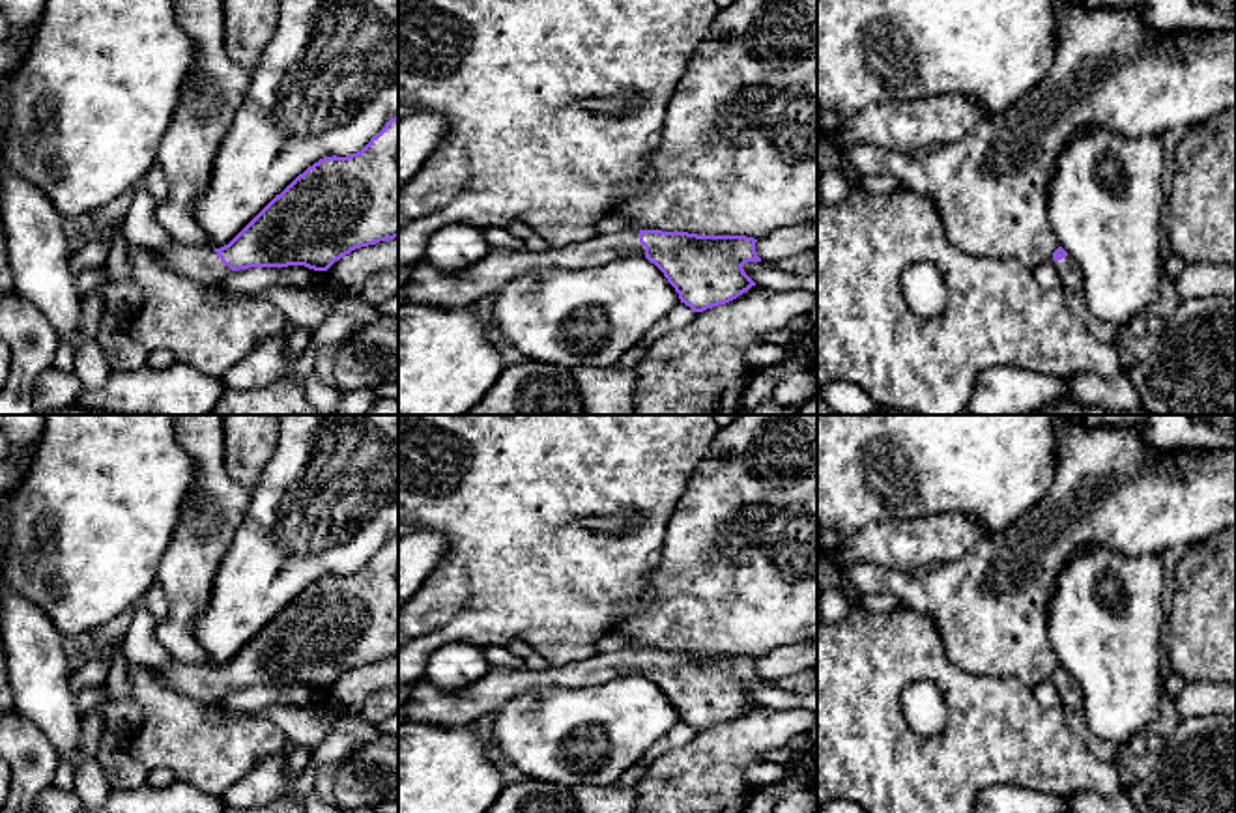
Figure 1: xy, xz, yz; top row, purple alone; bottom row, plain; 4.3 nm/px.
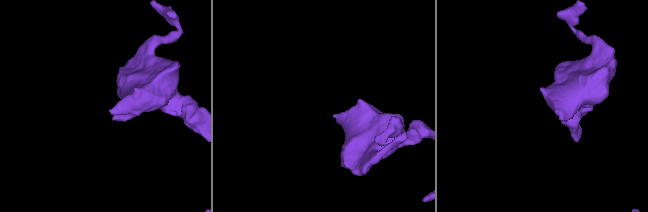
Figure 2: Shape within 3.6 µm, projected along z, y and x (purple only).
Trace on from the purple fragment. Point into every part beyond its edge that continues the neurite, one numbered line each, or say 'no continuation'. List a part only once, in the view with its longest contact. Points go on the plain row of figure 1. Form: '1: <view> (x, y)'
1: xy (201, 683)

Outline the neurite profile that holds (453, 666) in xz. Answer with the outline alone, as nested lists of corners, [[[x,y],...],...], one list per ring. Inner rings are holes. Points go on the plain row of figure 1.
[[[447,643],[426,662],[426,678],[441,690],[462,690],[488,673],[484,649],[473,643]]]

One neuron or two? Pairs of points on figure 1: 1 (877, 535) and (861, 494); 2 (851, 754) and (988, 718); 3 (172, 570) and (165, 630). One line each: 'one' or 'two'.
1: two
2: one
3: one

